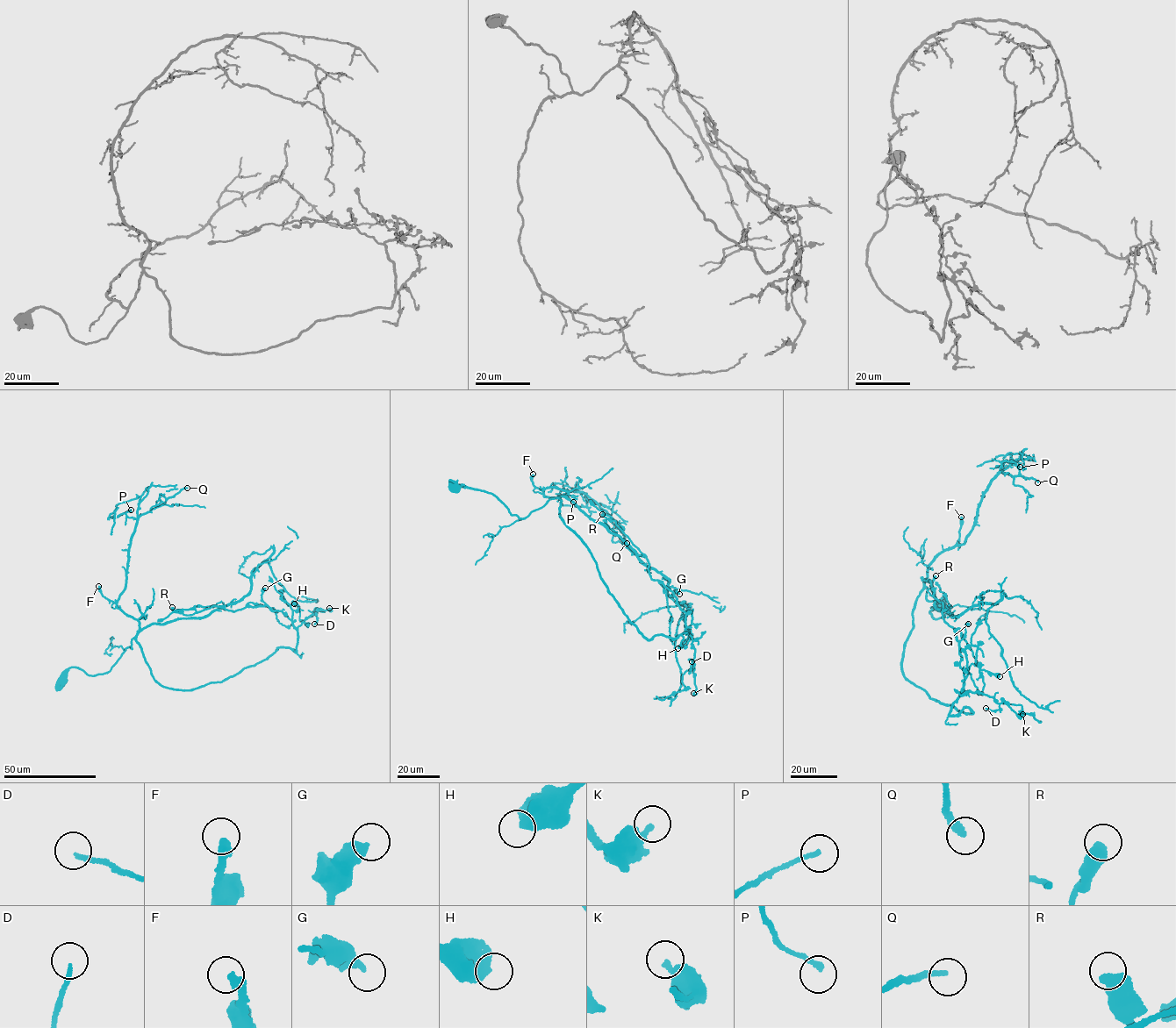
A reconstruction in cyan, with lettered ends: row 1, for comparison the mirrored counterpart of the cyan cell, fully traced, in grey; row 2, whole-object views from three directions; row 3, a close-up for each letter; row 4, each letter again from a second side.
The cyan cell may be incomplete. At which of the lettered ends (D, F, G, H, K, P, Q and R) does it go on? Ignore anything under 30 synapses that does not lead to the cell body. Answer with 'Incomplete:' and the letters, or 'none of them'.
Incomplete: F, Q

